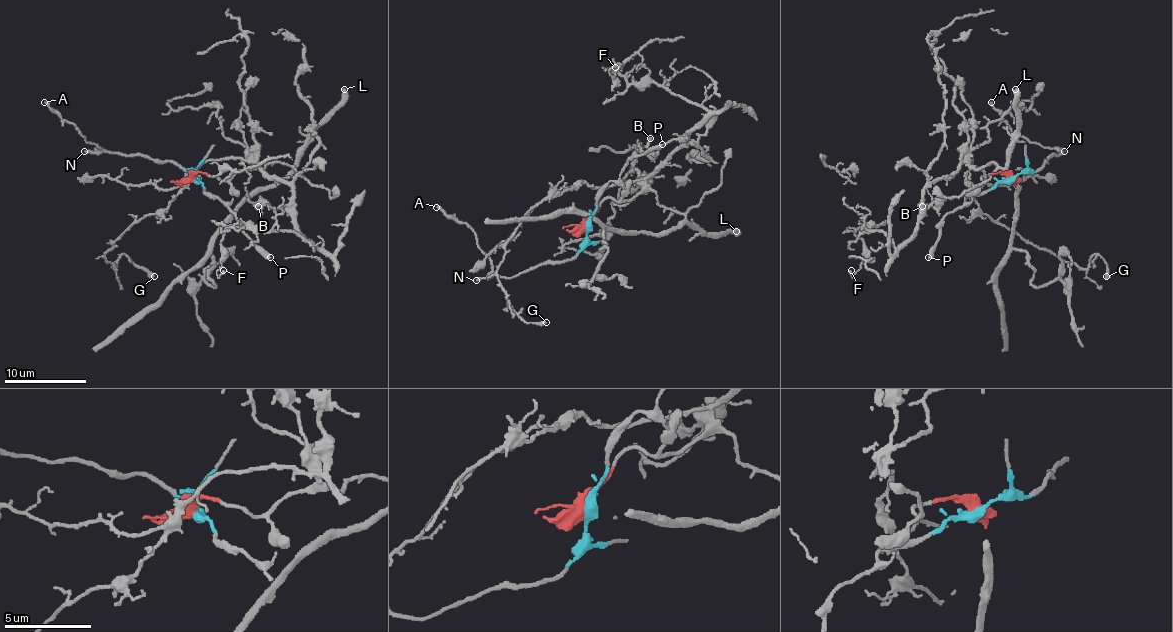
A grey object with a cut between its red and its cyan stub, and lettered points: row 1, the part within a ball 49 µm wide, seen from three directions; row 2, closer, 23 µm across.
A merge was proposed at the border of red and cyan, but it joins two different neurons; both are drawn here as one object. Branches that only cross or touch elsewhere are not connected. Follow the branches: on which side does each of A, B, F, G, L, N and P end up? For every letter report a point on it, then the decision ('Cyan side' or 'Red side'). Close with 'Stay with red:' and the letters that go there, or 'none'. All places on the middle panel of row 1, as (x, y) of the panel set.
A: Place: (436, 207). Cyan side
B: Place: (650, 138). Red side
F: Place: (615, 67). Red side
G: Place: (546, 322). Red side
L: Place: (736, 231). Red side
N: Place: (476, 280). Cyan side
P: Place: (662, 144). Cyan side
Stay with red: B, F, G, L

